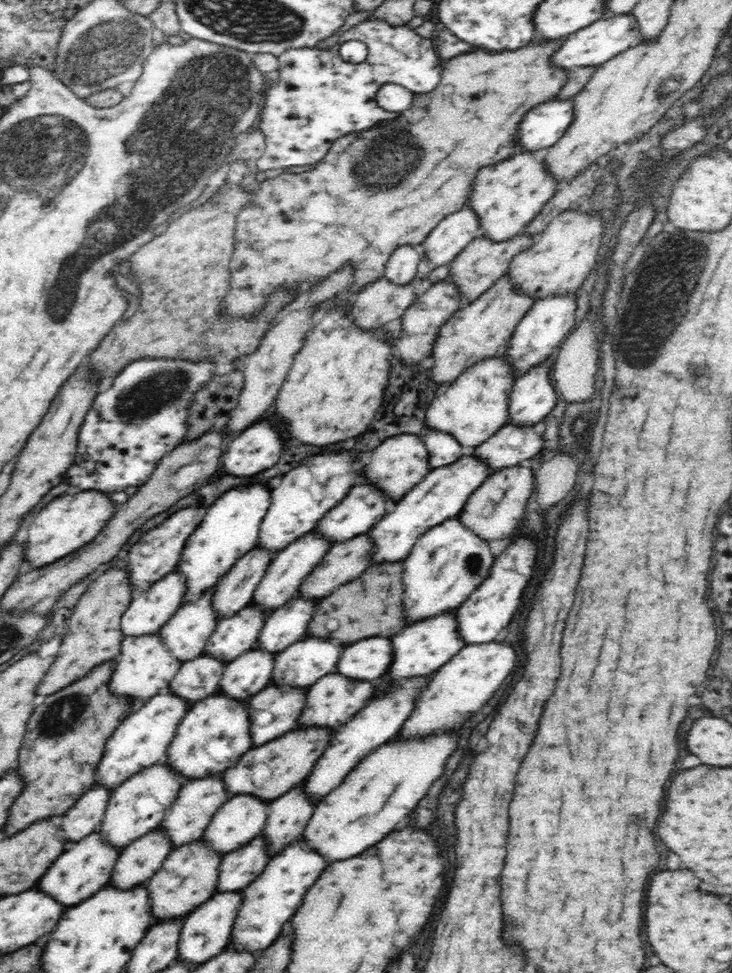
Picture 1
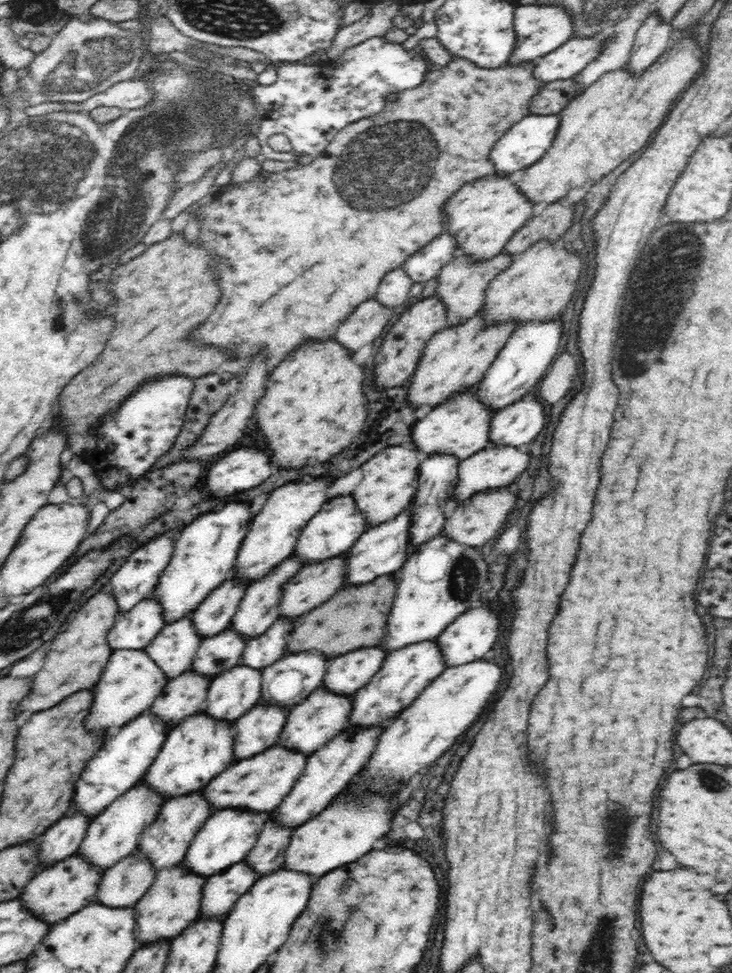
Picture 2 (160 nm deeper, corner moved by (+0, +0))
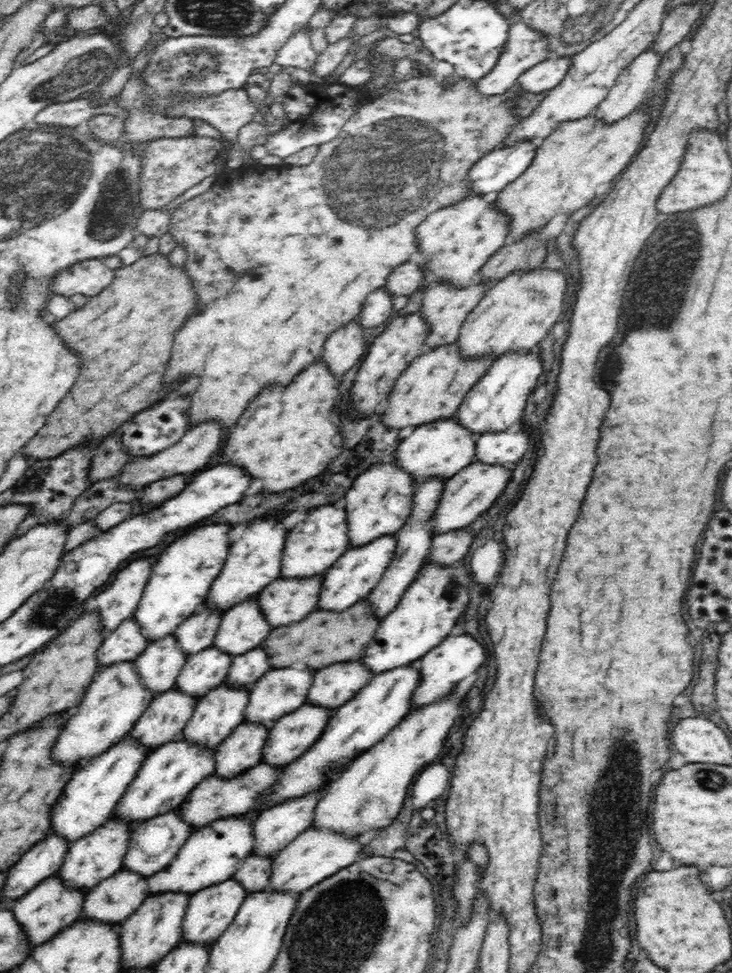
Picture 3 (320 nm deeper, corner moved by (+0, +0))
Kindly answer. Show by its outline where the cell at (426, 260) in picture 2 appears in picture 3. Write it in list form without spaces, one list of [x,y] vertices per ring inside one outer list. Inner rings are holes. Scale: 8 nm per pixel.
[[[408,261],[396,266],[386,279],[383,288],[394,297],[409,296],[415,290],[421,289],[422,284],[424,284],[424,267],[417,263],[408,263]]]

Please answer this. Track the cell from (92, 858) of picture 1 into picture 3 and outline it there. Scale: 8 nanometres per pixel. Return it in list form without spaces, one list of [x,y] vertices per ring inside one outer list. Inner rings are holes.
[[[56,875],[56,878],[46,878],[44,882],[40,882],[38,886],[34,886],[32,892],[28,892],[24,898],[20,896],[12,906],[12,911],[18,924],[21,924],[25,935],[27,936],[29,945],[32,949],[48,942],[60,930],[70,926],[82,915],[82,907],[84,904],[84,894],[76,892],[69,886],[64,886],[61,878]]]

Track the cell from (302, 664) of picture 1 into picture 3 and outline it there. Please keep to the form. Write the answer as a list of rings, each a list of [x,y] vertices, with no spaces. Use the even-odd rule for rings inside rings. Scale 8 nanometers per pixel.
[[[306,666],[271,668],[250,686],[248,704],[244,711],[245,722],[273,724],[284,714],[294,712],[298,706],[306,703],[306,697],[313,684],[314,670]]]

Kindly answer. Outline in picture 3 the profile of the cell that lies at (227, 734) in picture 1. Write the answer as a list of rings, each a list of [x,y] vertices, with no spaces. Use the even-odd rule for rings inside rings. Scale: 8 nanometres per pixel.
[[[183,737],[162,744],[145,758],[137,776],[125,790],[112,815],[132,824],[133,828],[149,818],[177,809],[189,797],[194,786],[198,786],[198,782],[213,774],[215,752],[216,749],[186,742]]]

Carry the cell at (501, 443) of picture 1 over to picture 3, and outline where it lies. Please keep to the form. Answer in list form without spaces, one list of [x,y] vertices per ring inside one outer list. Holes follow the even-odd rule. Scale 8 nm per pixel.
[[[472,462],[454,474],[452,478],[446,480],[437,509],[431,516],[432,533],[439,536],[452,530],[459,530],[462,527],[469,527],[475,519],[485,511],[490,509],[504,490],[507,482],[514,475],[512,470],[501,464],[484,464],[483,462]]]

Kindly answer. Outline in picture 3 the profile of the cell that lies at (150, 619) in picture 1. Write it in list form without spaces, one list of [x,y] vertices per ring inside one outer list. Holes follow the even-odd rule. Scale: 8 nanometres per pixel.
[[[130,617],[121,622],[114,632],[105,635],[97,650],[100,669],[120,662],[133,662],[144,652],[150,642],[145,639],[140,625]]]

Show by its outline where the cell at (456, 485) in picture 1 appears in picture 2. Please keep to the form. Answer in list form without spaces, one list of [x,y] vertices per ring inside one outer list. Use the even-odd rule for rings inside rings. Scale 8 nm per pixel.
[[[409,505],[407,510],[402,510],[402,514],[398,514],[389,522],[376,527],[368,527],[356,540],[346,560],[345,586],[366,585],[366,582],[373,582],[375,578],[386,574],[397,574],[402,569],[413,548],[410,543],[411,514],[412,506]]]

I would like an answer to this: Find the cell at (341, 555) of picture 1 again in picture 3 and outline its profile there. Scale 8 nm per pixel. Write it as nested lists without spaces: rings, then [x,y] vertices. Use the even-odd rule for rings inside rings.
[[[323,574],[306,578],[278,577],[257,595],[259,609],[273,628],[301,621],[317,610],[322,584]]]

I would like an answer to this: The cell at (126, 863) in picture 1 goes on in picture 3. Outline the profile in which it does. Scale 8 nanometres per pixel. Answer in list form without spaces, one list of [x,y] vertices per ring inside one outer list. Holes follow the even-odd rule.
[[[122,868],[86,894],[81,916],[85,920],[121,924],[149,896],[147,888],[146,876]]]

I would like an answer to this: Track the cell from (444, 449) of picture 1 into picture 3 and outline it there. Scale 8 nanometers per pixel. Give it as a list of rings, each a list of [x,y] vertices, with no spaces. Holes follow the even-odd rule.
[[[432,476],[432,478],[426,478],[424,482],[416,483],[414,486],[413,498],[415,498],[415,505],[412,507],[405,526],[397,533],[398,543],[394,558],[392,558],[386,572],[382,575],[381,582],[378,582],[378,585],[367,596],[369,607],[380,621],[386,618],[391,610],[394,610],[402,595],[411,586],[412,580],[416,578],[420,566],[429,556],[429,549],[435,537],[432,533],[431,516],[437,509],[445,482],[446,478]]]

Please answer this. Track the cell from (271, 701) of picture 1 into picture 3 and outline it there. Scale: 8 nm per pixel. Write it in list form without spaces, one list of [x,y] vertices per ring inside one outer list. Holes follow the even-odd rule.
[[[245,721],[238,724],[216,748],[213,775],[234,778],[260,763],[270,725]]]

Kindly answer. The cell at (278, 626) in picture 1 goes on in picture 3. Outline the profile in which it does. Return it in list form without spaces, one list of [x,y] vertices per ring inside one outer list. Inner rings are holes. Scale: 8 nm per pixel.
[[[261,646],[248,650],[245,654],[236,656],[225,676],[228,686],[251,686],[265,672],[271,669],[268,653]]]

